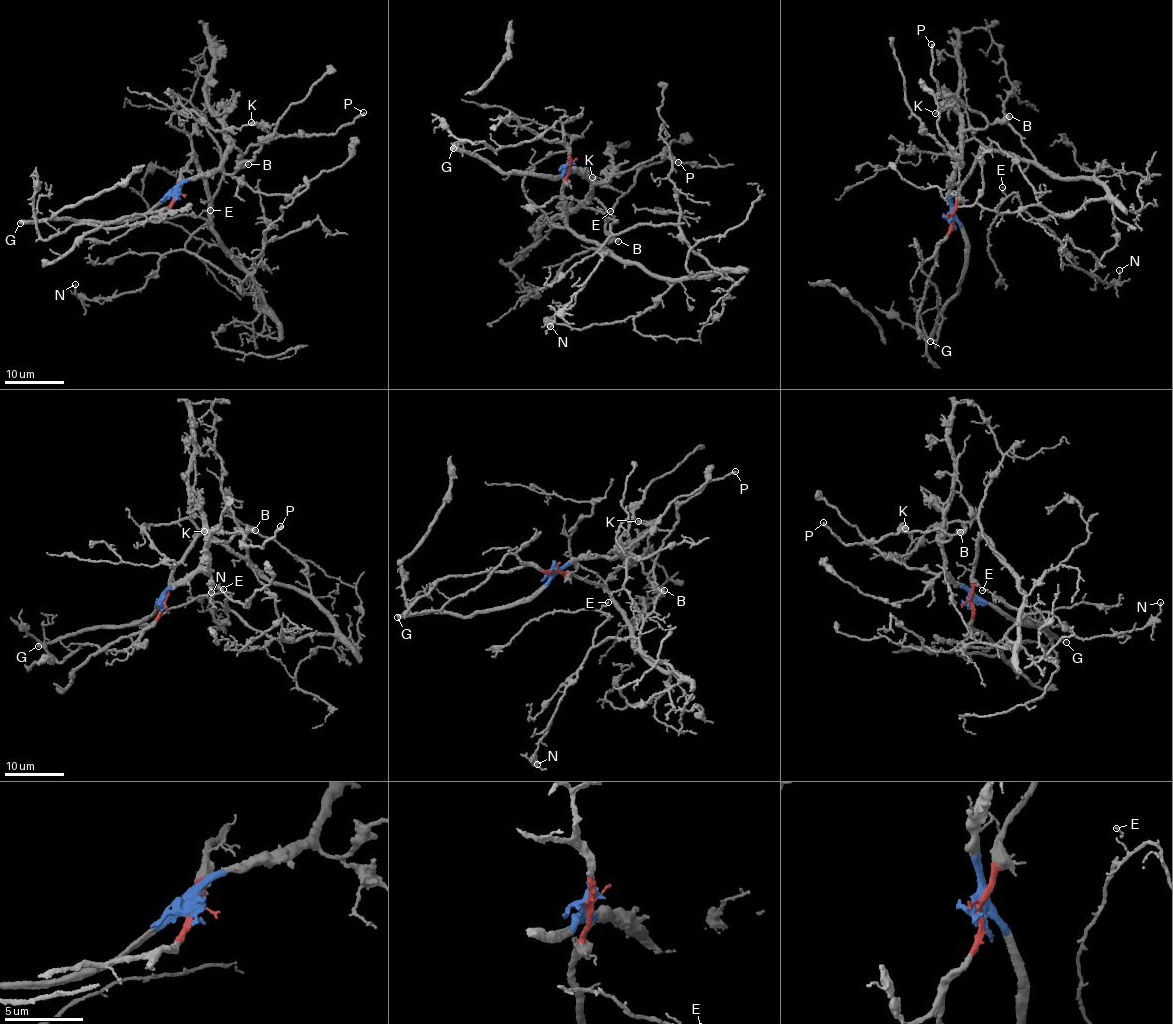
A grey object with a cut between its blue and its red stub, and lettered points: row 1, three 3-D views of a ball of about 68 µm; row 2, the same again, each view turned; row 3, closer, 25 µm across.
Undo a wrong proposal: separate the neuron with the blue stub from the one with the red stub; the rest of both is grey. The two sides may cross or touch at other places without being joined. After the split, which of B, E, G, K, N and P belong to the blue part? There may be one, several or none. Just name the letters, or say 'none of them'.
B, G, K, P

